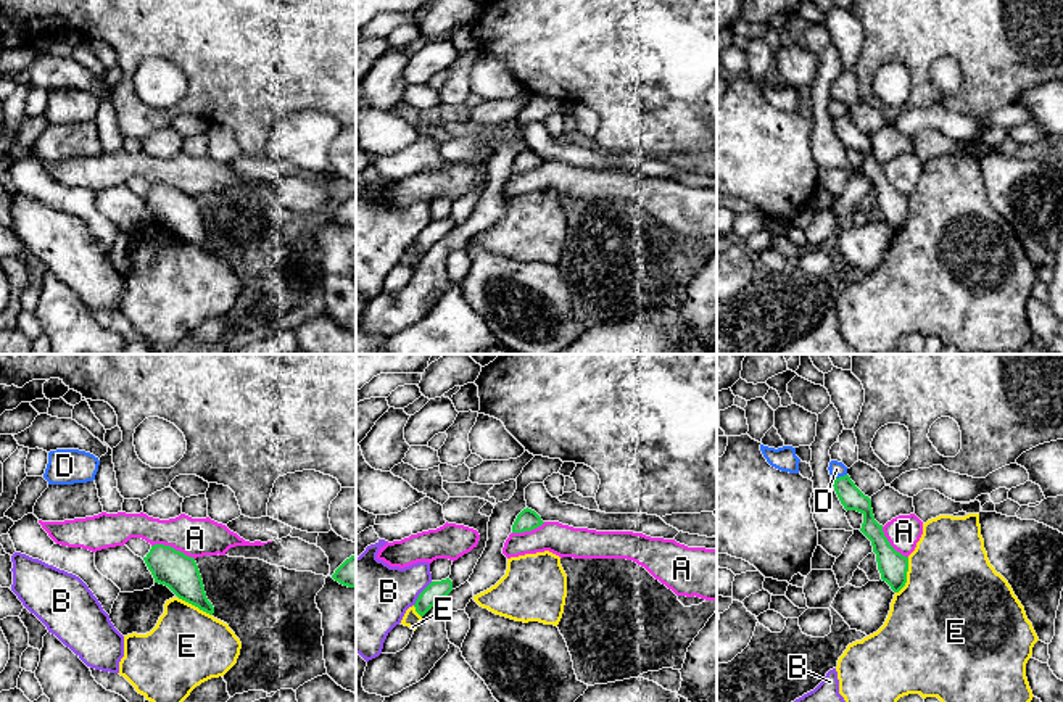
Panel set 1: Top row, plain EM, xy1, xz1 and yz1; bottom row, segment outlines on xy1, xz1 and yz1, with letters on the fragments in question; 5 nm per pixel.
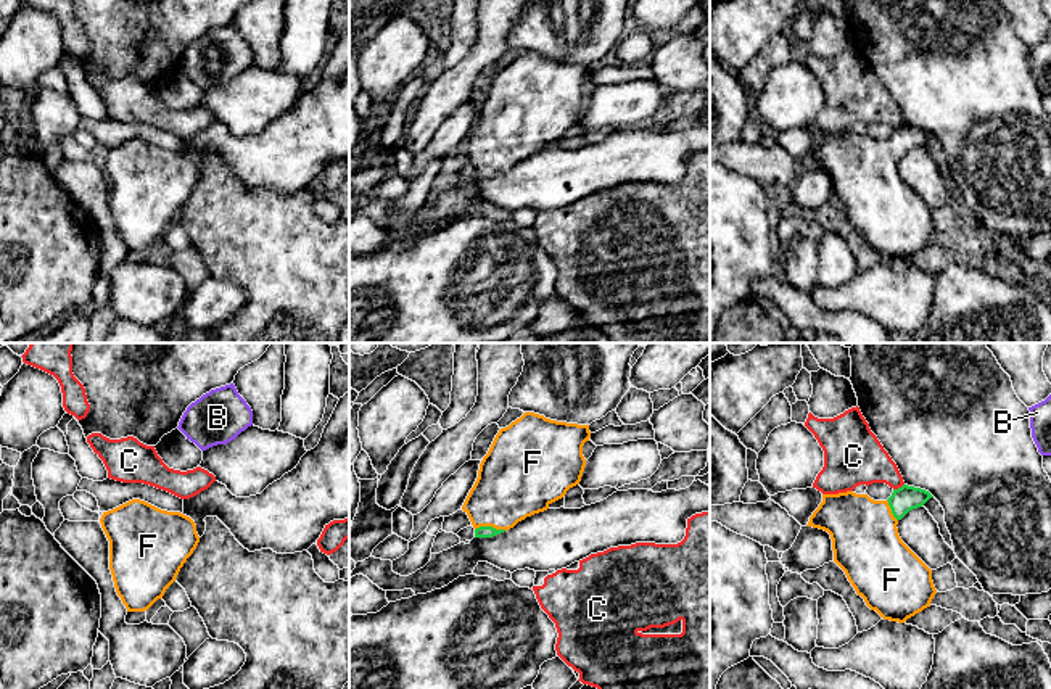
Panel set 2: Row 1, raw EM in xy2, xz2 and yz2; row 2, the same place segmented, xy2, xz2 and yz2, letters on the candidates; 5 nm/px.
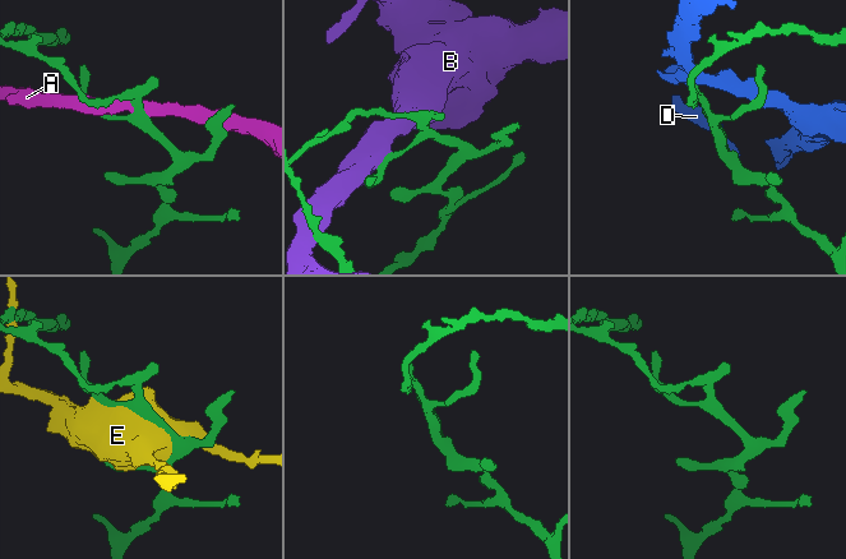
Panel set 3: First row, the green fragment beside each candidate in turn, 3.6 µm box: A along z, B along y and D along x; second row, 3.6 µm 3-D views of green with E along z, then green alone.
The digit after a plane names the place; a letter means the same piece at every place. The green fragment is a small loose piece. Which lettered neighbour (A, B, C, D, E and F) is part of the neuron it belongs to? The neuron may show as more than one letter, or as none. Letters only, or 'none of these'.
F

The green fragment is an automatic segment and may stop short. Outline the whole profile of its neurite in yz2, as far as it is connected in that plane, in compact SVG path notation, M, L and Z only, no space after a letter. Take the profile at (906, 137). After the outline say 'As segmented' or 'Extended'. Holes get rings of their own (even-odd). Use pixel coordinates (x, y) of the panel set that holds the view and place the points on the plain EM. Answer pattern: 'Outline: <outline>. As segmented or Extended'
Outline: M908 124L893 129L887 140L874 140L853 130L822 134L822 142L806 164L830 174L834 201L866 245L884 259L905 262L930 246L937 233L932 209L901 180L896 167L909 150L922 146L930 137L934 135L929 130Z. Extended

